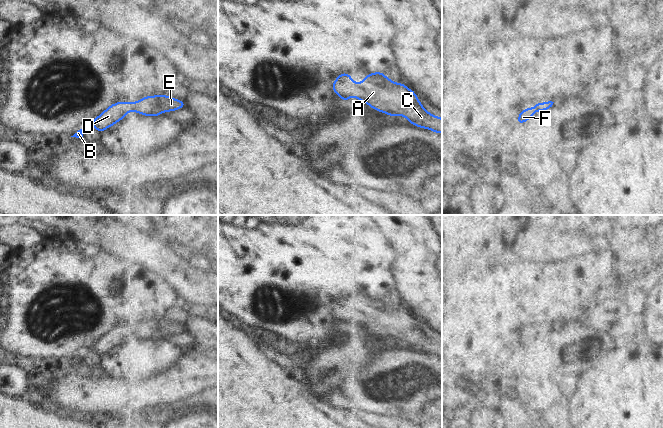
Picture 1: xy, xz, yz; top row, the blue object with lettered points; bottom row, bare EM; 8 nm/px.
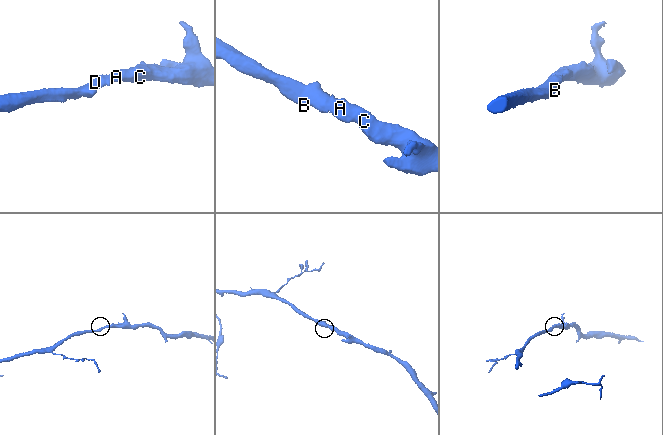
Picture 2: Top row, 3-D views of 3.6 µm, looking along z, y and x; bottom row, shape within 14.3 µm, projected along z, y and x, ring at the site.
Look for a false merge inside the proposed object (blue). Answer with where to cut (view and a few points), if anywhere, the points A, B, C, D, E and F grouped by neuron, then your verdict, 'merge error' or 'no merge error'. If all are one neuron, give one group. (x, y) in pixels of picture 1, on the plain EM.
no cut; A B C D E F; no merge error

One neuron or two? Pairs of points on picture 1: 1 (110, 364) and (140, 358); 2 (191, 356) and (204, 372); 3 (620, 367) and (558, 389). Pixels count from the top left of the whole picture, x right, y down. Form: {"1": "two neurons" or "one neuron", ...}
{"1": "one neuron", "2": "one neuron", "3": "two neurons"}

